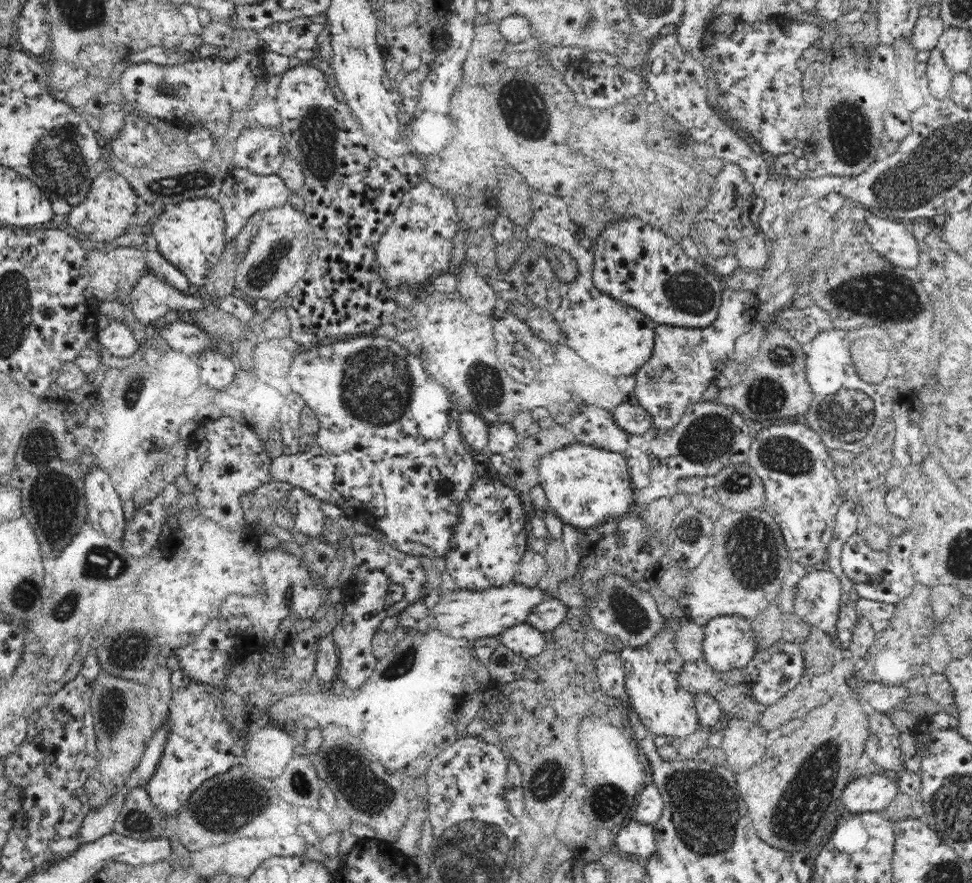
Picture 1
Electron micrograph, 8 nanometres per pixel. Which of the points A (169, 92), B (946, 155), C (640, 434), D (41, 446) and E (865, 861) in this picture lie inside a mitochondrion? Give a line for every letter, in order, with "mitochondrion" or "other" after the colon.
A: mitochondrion
B: mitochondrion
C: other
D: mitochondrion
E: other

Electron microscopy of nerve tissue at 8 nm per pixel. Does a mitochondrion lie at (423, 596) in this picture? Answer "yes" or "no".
no

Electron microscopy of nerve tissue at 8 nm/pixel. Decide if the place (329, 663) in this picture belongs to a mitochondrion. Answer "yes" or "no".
no

